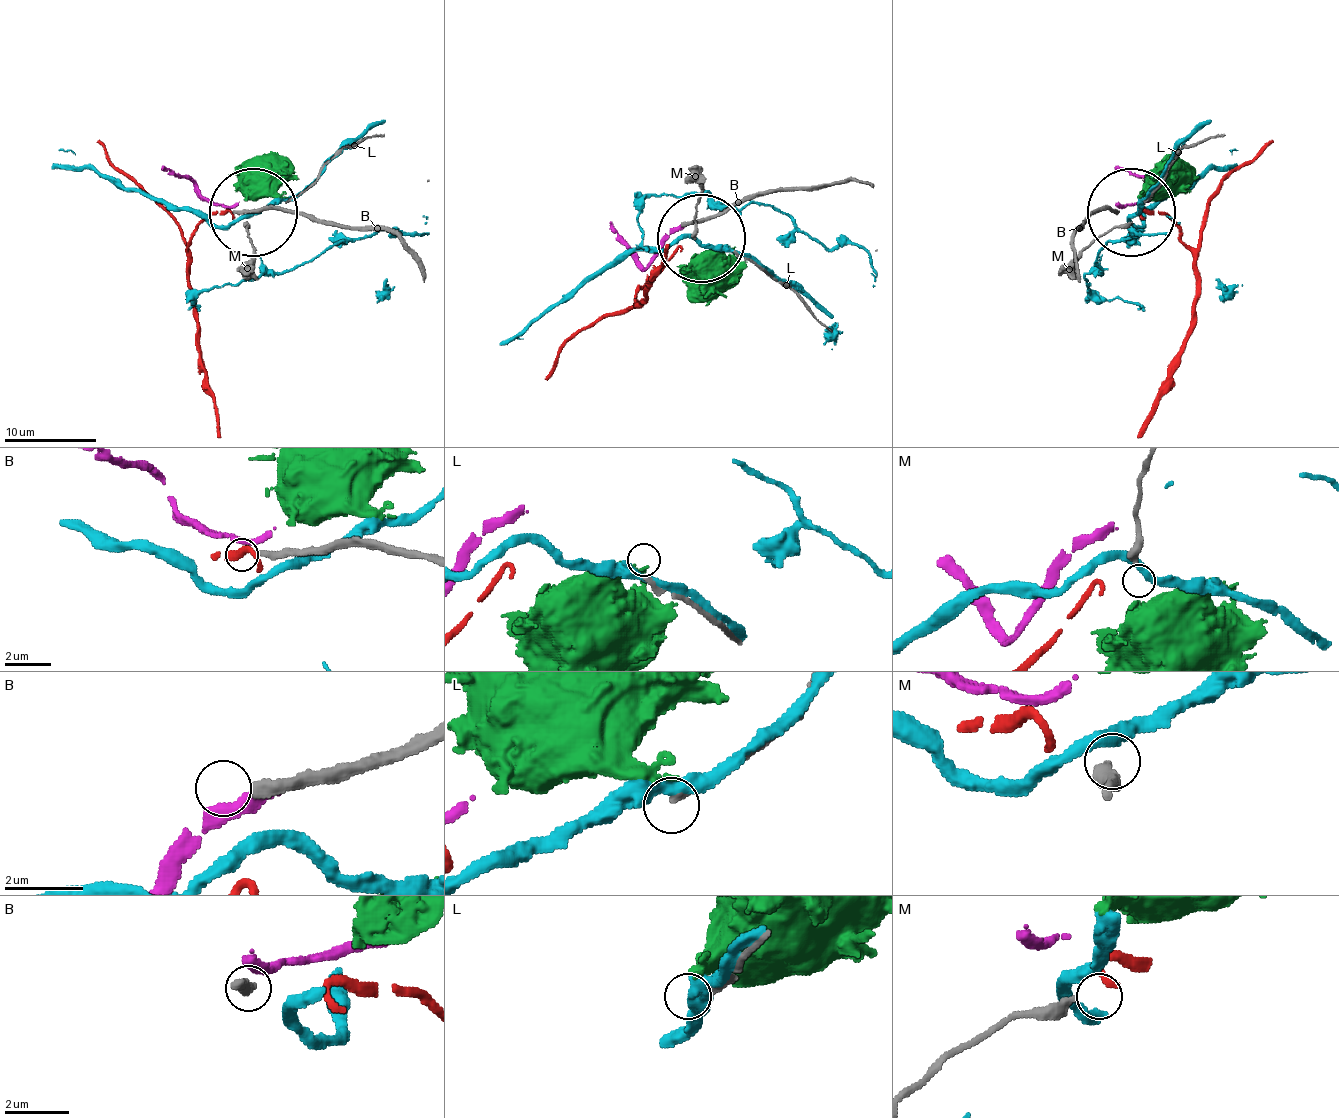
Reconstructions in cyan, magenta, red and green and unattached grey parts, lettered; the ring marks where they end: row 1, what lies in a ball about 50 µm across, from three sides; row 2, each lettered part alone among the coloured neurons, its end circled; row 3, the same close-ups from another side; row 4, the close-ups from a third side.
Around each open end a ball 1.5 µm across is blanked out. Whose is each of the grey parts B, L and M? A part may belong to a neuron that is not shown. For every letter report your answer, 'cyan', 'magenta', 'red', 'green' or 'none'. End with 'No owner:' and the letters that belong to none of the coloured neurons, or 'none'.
B: none
L: none
M: none
No owner: B, L, M

